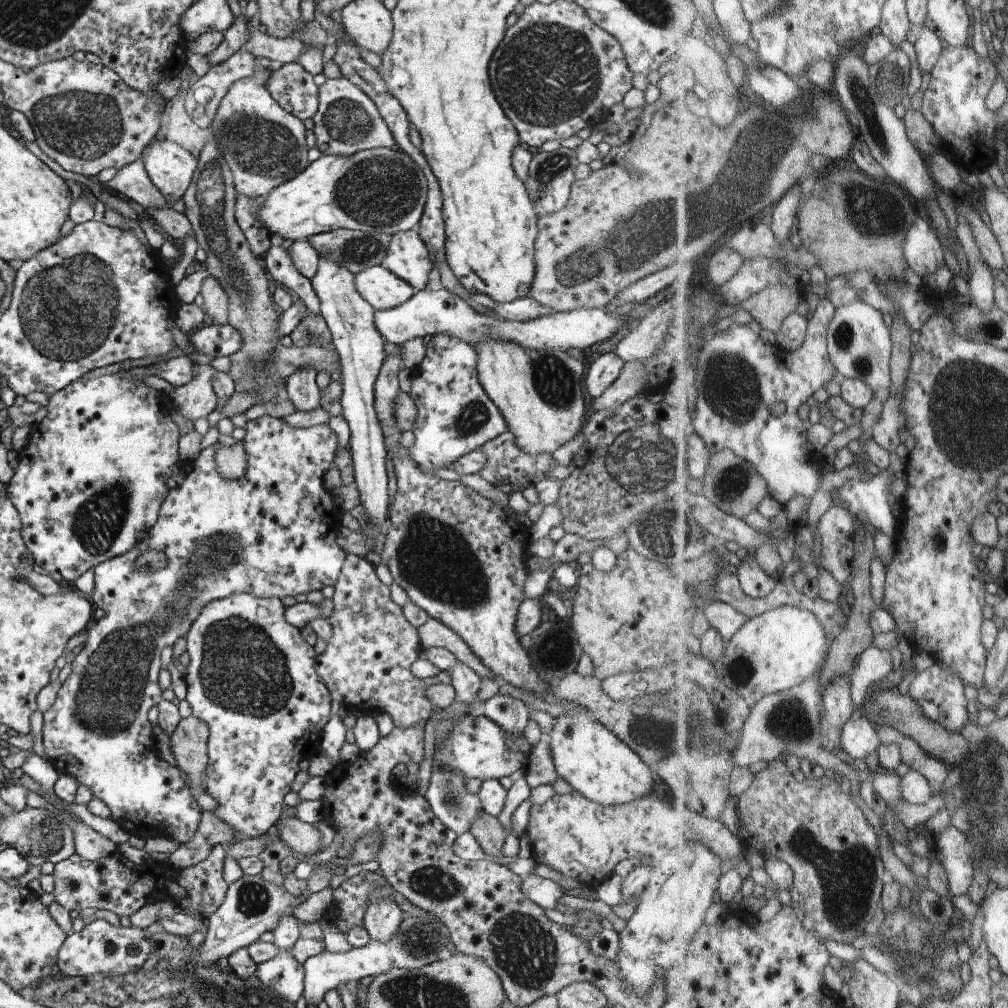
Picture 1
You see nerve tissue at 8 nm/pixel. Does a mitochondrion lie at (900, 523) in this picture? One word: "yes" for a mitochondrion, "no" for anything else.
no

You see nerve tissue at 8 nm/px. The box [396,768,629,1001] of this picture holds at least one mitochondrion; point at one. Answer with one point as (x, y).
(526, 950)

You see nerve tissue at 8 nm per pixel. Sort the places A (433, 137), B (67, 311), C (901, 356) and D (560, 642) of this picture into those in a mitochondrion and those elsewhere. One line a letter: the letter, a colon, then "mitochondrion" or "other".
A: other
B: mitochondrion
C: other
D: mitochondrion

